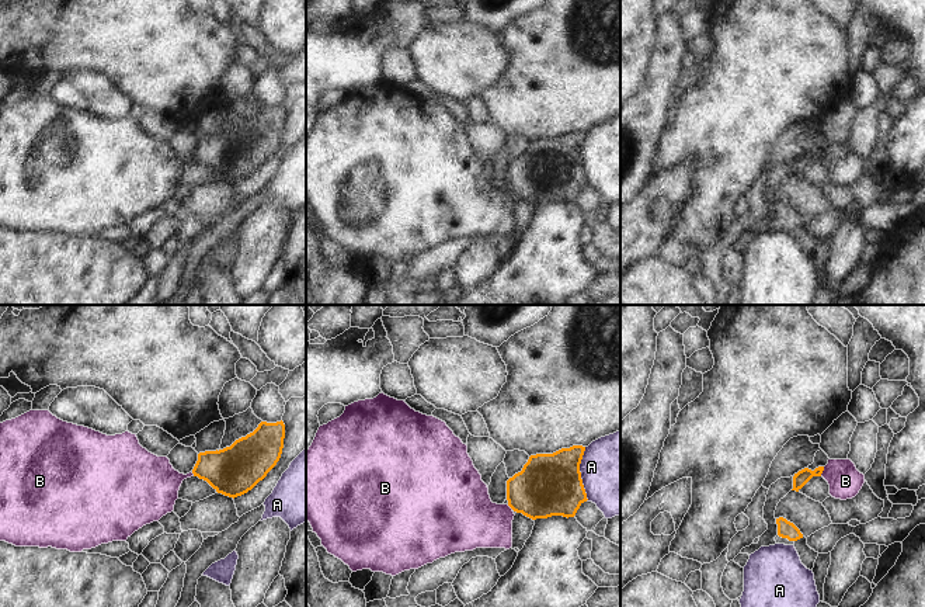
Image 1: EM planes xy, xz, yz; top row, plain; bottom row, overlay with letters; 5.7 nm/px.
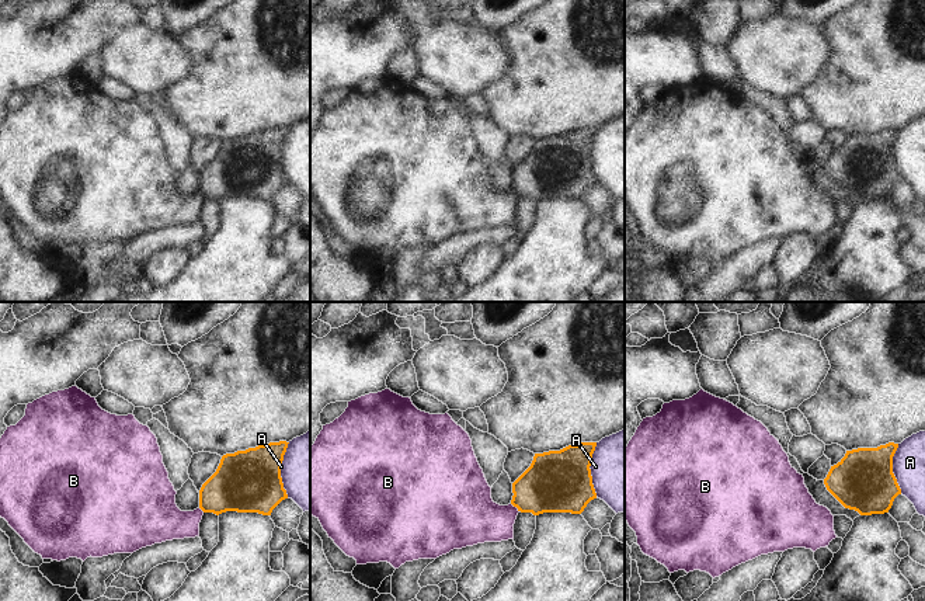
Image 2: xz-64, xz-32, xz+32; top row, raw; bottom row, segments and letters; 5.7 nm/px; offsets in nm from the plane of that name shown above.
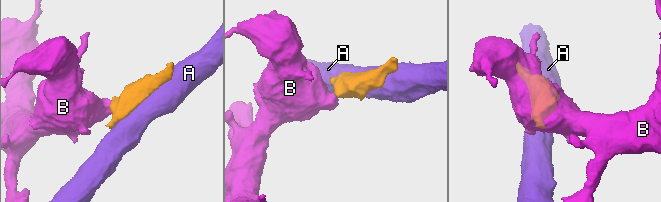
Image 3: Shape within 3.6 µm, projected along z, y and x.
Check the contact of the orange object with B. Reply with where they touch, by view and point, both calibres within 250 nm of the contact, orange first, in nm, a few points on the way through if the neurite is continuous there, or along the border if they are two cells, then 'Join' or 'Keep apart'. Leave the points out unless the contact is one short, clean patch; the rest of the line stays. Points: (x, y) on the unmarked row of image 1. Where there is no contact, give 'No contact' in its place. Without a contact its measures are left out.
Touches orange at yz (823, 155). Thickness 80 nm (orange) against 190 nm. Boundary: yz (824, 152), (820, 160). Keep apart.

